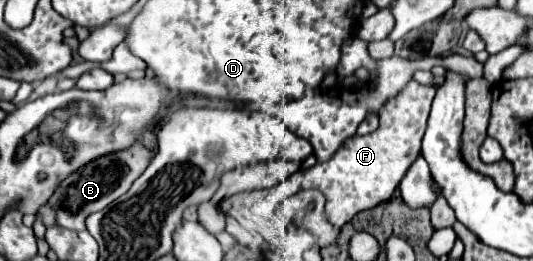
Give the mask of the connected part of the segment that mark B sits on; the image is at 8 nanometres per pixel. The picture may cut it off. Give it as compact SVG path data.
M136 143L124 153L110 153L106 157L100 157L98 161L92 161L90 165L84 165L82 169L78 169L78 173L72 173L66 181L62 181L58 191L48 201L56 211L58 225L72 229L72 231L84 231L86 217L90 213L102 211L112 201L116 201L120 195L124 195L132 187L134 179L142 175L142 169L146 169L152 157L154 155L142 143Z

